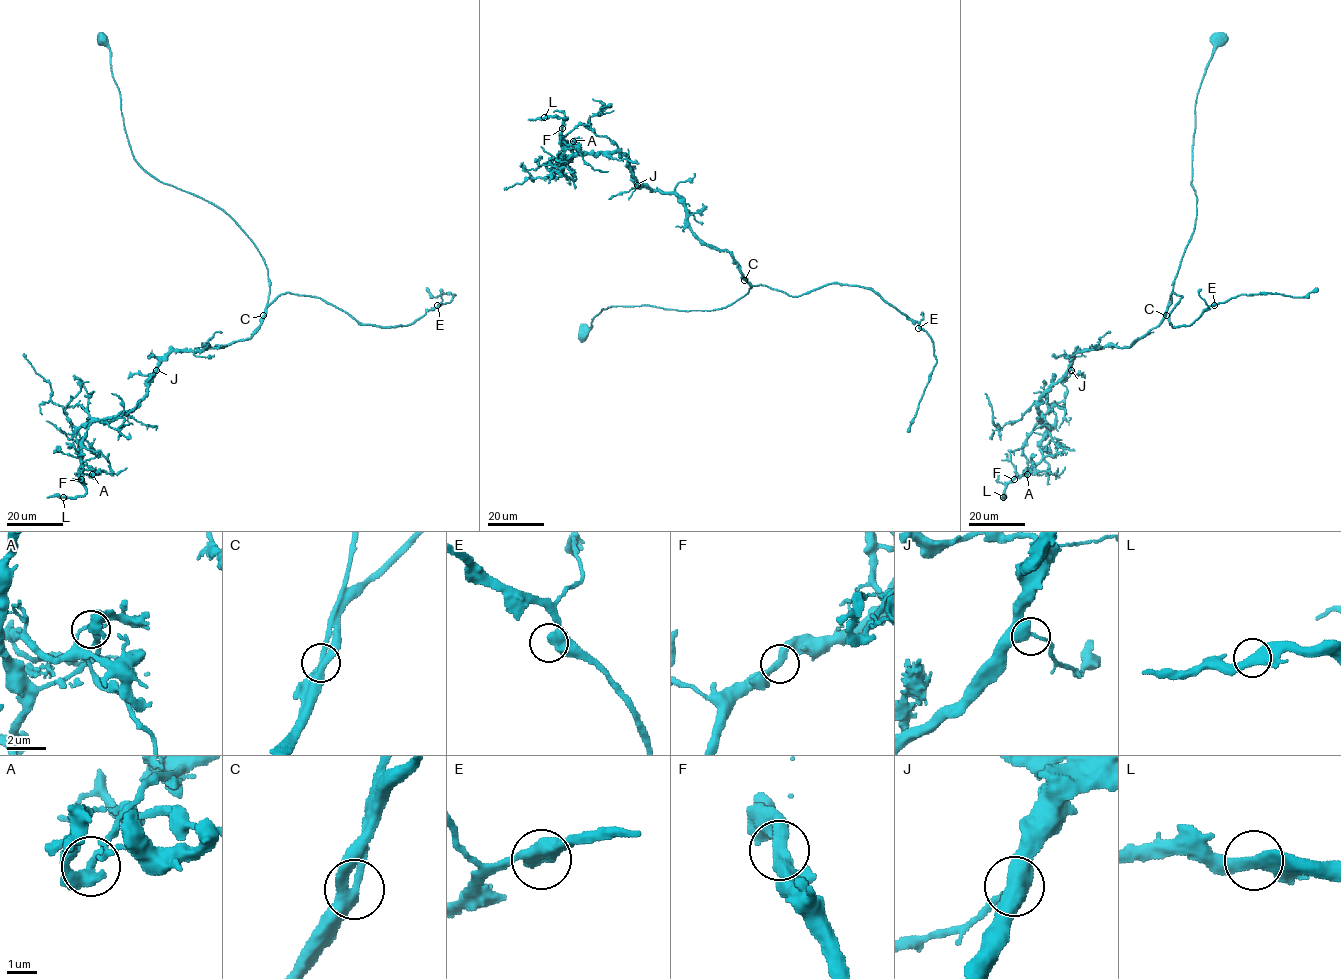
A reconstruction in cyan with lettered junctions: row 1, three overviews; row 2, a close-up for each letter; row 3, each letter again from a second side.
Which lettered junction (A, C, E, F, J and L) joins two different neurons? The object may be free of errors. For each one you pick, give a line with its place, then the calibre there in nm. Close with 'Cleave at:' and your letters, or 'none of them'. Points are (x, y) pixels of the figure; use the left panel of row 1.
Cleave at: none of them

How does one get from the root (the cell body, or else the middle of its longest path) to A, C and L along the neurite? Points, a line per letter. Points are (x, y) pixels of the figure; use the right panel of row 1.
A: (1222, 37), (1197, 94), (1196, 219), (1165, 317), (1130, 346), (1076, 350), (1038, 406), (1023, 448), (1027, 474)
C: (1222, 37), (1197, 94), (1191, 181), (1197, 200), (1196, 219), (1174, 280), (1166, 315)
L: (1222, 37), (1197, 94), (1196, 219), (1165, 317), (1130, 346), (1076, 350), (1041, 399), (1027, 466), (1003, 497)

